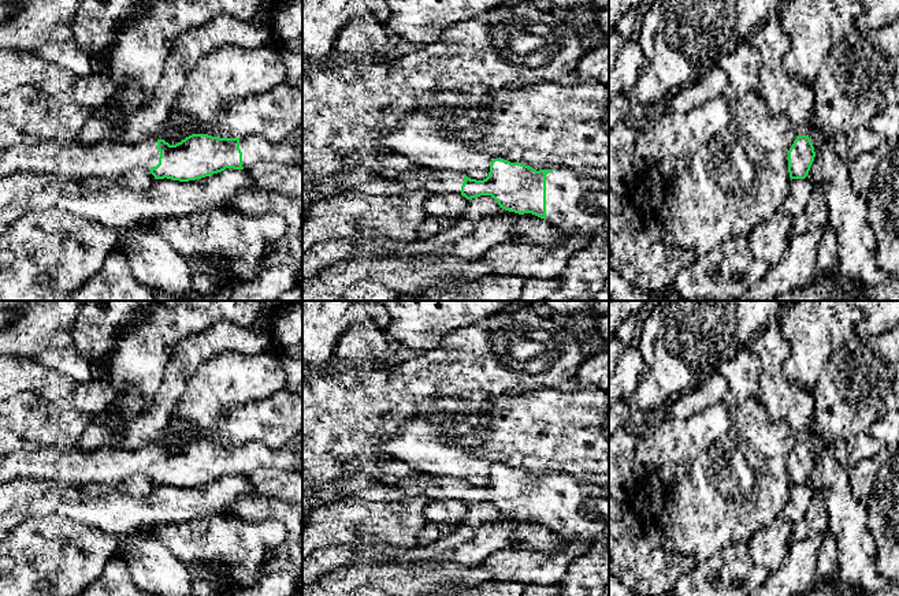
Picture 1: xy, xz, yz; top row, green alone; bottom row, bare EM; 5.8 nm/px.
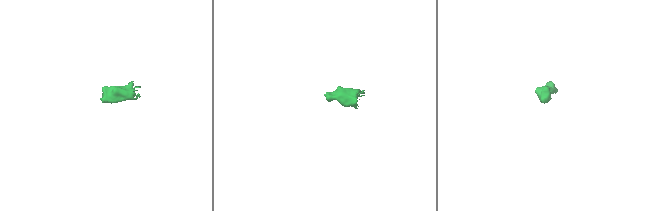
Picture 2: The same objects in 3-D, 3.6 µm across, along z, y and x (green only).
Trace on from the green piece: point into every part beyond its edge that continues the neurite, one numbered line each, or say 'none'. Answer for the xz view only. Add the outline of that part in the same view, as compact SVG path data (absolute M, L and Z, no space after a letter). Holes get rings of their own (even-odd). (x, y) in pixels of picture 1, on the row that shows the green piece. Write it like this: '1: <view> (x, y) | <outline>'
1: xz (360, 179) | M354 167L342 174L326 176L316 185L302 190L302 205L311 206L316 201L346 193L390 197L427 190L431 194L442 191L461 194L464 176L460 172L420 167L417 171L405 171L400 178L389 179L368 167Z
2: xz (574, 202) | M554 168L546 175L546 220L566 232L609 232L609 179Z

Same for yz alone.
none

